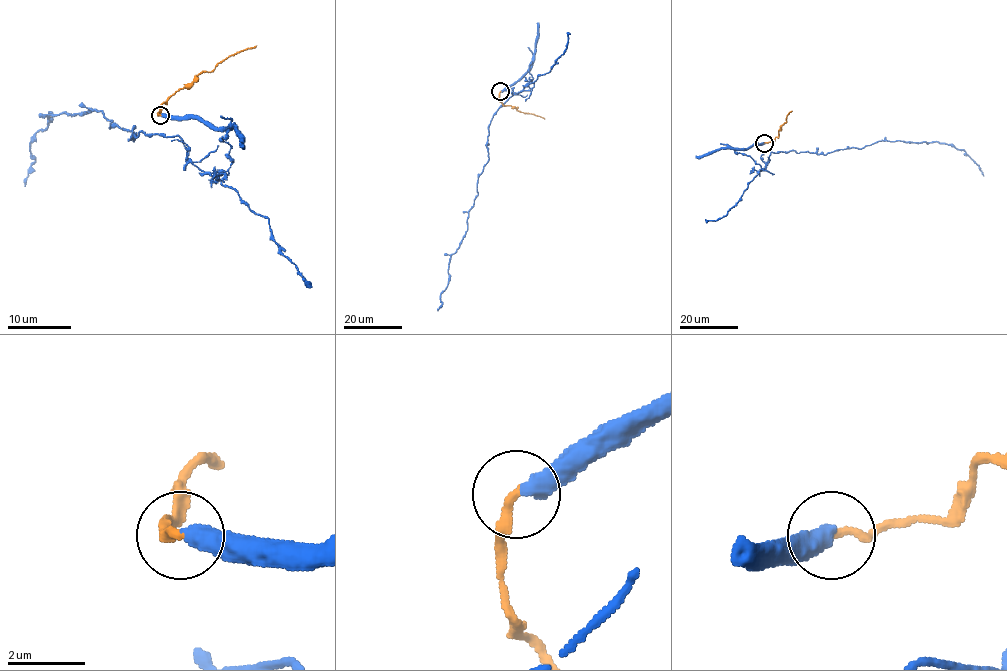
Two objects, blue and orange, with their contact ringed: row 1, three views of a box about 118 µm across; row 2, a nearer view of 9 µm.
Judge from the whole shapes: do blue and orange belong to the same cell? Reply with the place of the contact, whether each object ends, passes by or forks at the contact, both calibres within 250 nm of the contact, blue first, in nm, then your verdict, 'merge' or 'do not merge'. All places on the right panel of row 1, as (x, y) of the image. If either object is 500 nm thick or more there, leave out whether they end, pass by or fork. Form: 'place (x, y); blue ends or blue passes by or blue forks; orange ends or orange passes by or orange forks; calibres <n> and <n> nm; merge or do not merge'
place (764, 143); blue ends; orange ends; calibres 480 and 240 nm; do not merge

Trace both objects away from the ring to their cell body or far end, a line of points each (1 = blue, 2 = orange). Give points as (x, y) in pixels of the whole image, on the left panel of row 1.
1: (160, 114), (226, 129), (232, 163), (205, 173), (179, 135), (133, 141), (96, 110), (49, 113), (24, 185)
2: (160, 114), (160, 107), (199, 73), (210, 72), (227, 58), (256, 45)

